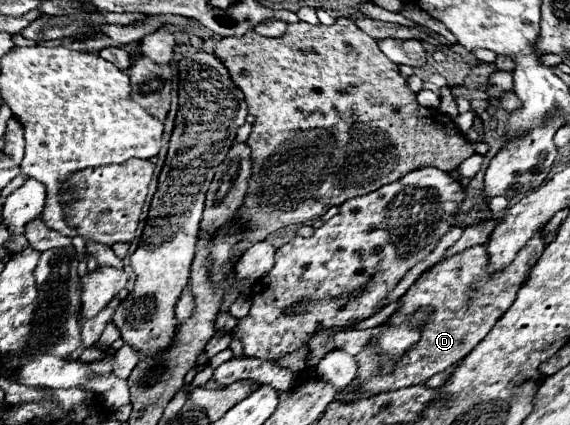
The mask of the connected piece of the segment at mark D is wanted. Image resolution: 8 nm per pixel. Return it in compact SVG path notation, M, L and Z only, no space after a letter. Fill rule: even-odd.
M538 232L528 242L528 246L524 246L518 252L518 258L504 272L494 274L492 278L486 274L486 270L488 270L486 246L466 248L464 252L430 268L426 274L422 274L410 286L406 296L402 296L400 310L388 320L388 326L400 326L402 322L408 322L416 310L430 306L434 312L428 316L428 322L424 324L420 342L402 356L396 370L388 376L378 374L378 354L374 352L374 348L366 346L366 350L362 350L356 356L358 378L350 386L362 382L364 392L382 394L382 392L390 392L390 390L398 390L398 388L406 388L406 386L424 384L436 372L442 372L448 366L462 360L492 330L494 322L498 322L498 318L514 304L516 292L518 292L526 272L540 258L542 250L544 250L544 242L542 242L542 234ZM470 286L474 286L476 290L470 290Z

